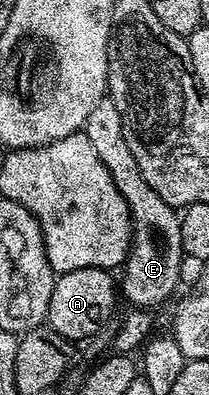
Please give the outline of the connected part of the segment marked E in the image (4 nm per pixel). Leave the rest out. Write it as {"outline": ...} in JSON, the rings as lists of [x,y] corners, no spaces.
{"outline":[[[109,95],[100,98],[96,103],[96,107],[92,107],[92,115],[88,115],[84,132],[88,143],[92,143],[92,151],[96,151],[100,163],[104,163],[104,167],[108,167],[108,171],[118,188],[118,193],[124,195],[124,199],[128,203],[132,244],[130,254],[127,255],[124,262],[126,274],[123,275],[122,281],[120,277],[121,296],[123,293],[134,304],[131,306],[154,307],[150,305],[158,305],[161,301],[166,301],[173,295],[174,288],[177,287],[178,280],[182,277],[184,254],[182,251],[182,240],[180,239],[179,214],[176,212],[175,206],[164,203],[164,199],[160,199],[160,195],[156,195],[156,191],[152,191],[152,187],[148,187],[144,175],[140,175],[140,167],[136,163],[136,155],[132,155],[132,151],[126,142],[120,107],[116,107],[116,103]]]}

